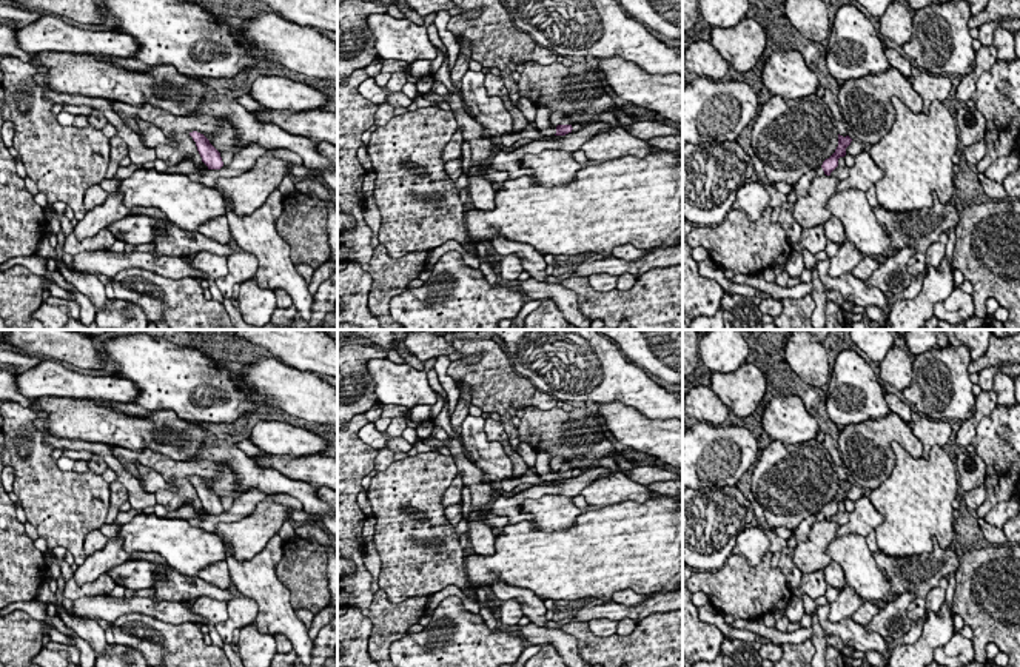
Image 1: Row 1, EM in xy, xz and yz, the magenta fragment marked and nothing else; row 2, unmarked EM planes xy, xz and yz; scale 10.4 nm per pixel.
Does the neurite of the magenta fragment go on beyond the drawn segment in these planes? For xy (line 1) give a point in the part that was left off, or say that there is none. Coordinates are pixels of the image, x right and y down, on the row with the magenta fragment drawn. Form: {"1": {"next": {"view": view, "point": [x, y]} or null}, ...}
{"1": {"next": null}}

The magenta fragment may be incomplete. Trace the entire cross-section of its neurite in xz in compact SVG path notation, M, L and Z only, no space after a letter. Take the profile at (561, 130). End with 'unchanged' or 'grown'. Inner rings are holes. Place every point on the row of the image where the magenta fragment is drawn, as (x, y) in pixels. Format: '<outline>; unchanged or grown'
M561 109L553 111L550 114L550 122L552 122L552 125L556 126L556 134L555 136L565 136L565 134L572 132L572 129L573 129L570 119Z; grown

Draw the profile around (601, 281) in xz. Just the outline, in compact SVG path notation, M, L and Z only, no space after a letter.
M596 273L589 276L589 283L596 291L612 291L616 288L618 276L612 276L607 273Z

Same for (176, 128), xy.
M109 102L116 114L136 134L139 134L136 120L142 119L157 126L168 140L176 143L174 146L162 143L154 148L156 157L163 160L166 166L176 166L186 159L196 166L202 165L202 157L197 151L196 142L190 136L193 131L203 134L219 153L231 151L234 156L245 148L236 143L234 128L231 128L226 122L214 119L208 114L174 116L149 103L131 106L122 102Z

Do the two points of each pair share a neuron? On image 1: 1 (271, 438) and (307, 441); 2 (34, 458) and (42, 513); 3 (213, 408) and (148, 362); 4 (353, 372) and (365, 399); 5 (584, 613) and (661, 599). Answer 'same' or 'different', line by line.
1: same
2: same
3: same
4: same
5: same

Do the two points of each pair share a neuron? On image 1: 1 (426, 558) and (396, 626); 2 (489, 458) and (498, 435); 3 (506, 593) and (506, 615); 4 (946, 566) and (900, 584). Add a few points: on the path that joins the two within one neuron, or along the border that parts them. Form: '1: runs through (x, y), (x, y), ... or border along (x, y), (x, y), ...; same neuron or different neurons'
1: border along (379, 587), (390, 603), (427, 595); different neurons
2: border along (484, 419), (486, 436), (503, 447), (512, 472); different neurons
3: border along (501, 599), (516, 599), (524, 615); different neurons
4: runs through (936, 567), (911, 573); same neuron

